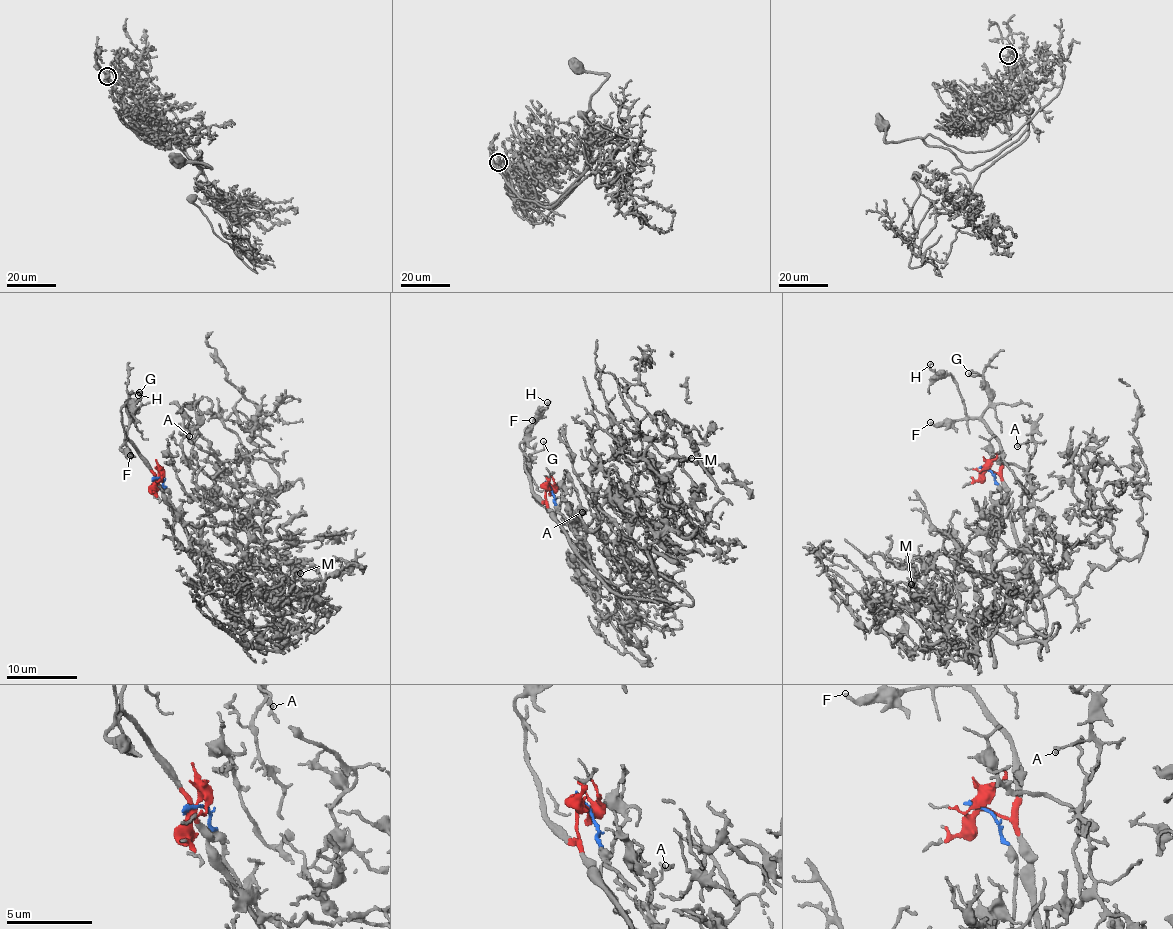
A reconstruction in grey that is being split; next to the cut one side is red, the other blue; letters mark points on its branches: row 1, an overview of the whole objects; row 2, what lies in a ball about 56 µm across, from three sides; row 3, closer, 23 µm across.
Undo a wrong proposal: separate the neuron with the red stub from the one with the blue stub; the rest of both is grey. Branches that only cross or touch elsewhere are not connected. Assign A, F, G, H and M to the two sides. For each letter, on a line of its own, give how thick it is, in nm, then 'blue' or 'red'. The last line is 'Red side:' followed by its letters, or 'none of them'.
A: 160 nm | blue
F: 180 nm | red
G: 140 nm | red
H: 130 nm | red
M: 150 nm | blue
Red side: F, G, H

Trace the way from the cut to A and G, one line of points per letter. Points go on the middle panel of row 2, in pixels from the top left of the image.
A: (549, 488), (562, 517), (576, 513), (584, 523), (587, 556), (619, 593), (592, 569), (571, 528), (582, 512)
G: (549, 488), (545, 501), (537, 496), (525, 470), (526, 467), (528, 470), (531, 455), (544, 447), (543, 441)

